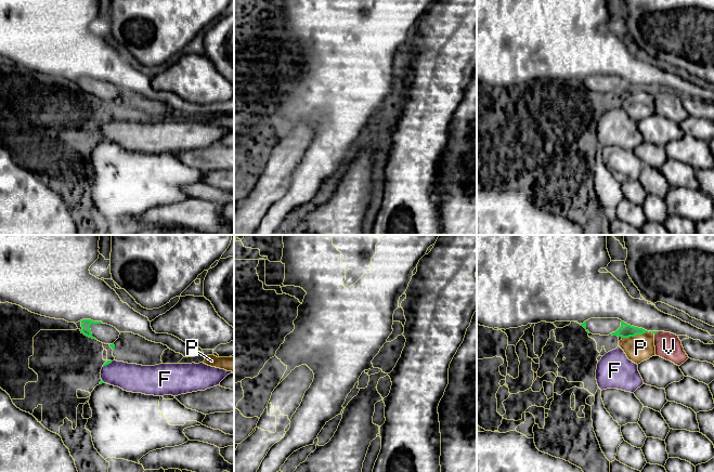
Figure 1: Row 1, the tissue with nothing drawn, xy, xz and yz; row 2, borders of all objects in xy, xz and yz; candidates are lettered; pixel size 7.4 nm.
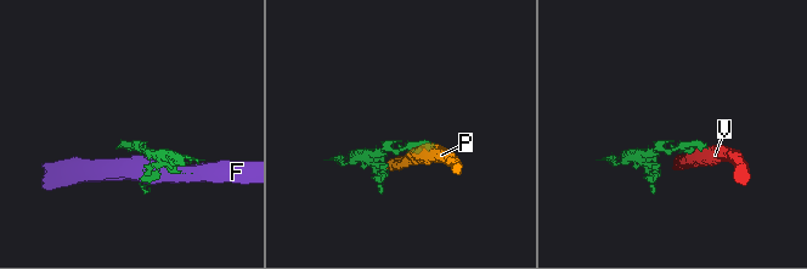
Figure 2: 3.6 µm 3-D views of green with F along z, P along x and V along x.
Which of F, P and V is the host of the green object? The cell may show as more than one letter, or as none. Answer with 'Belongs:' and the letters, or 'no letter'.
Belongs: no letter

